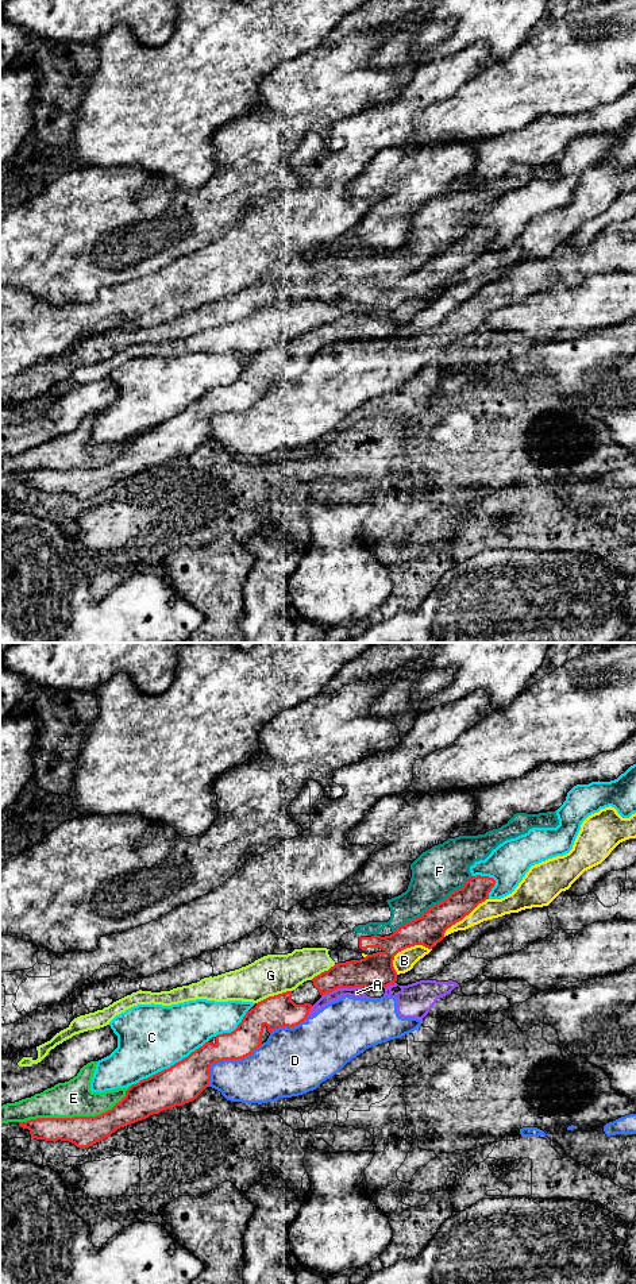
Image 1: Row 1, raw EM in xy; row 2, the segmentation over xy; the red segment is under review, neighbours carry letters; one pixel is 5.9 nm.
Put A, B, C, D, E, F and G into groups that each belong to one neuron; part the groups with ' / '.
A D / B G / C / E / F

